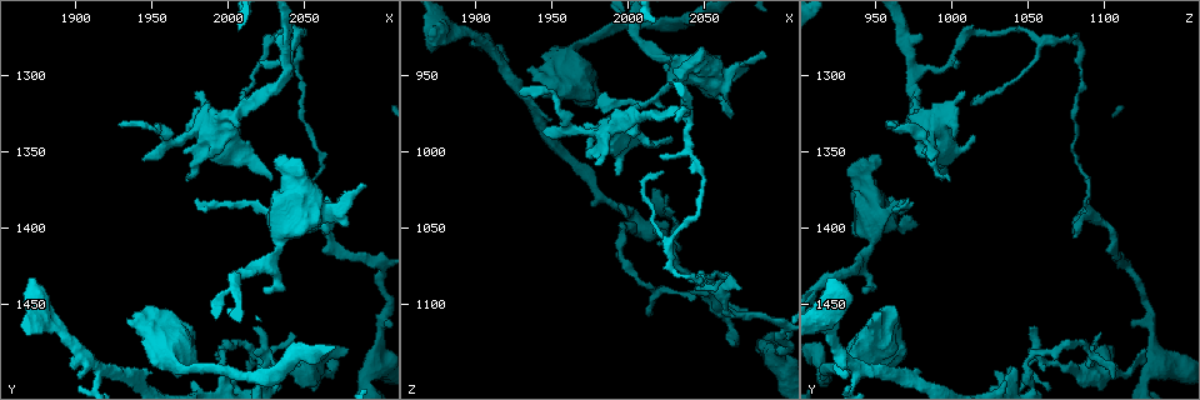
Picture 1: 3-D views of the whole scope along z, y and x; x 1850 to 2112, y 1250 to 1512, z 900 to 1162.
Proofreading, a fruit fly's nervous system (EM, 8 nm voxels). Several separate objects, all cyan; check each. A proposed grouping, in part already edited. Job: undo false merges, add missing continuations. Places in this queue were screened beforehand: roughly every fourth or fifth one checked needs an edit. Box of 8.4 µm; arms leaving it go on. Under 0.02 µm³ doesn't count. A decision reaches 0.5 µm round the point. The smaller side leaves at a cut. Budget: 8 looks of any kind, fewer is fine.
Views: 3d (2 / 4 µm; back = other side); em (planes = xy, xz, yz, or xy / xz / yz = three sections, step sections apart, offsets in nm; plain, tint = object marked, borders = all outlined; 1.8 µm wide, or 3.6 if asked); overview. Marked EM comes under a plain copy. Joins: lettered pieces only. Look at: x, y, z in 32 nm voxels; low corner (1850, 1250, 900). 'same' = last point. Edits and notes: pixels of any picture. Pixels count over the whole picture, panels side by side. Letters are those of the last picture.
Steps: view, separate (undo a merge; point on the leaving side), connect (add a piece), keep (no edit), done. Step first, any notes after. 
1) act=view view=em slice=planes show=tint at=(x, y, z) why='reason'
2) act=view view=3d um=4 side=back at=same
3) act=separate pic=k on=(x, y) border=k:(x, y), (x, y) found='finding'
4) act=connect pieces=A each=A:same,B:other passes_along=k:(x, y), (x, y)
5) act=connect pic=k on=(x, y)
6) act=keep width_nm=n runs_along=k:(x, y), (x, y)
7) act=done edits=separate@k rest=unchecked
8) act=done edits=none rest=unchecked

act=view view=3d um=2 at=(1914, 1490, 938) why='sharp bend'

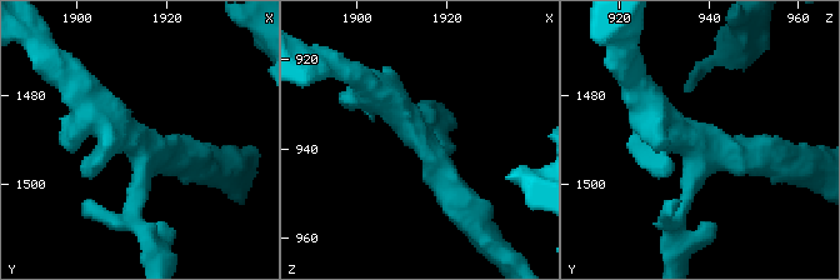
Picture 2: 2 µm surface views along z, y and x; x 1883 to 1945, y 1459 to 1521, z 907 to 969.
act=view view=em slice=planes show=borders at=(1914, 1491, 938)

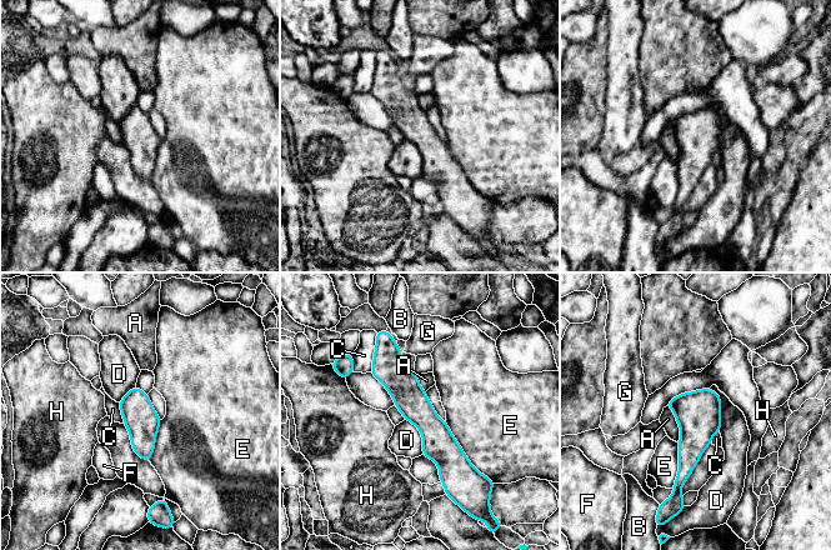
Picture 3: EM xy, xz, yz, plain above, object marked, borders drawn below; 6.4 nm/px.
act=keep each=A:other,B:other,C:other,D:other,E:other,F:other,G:other,H:other found='continuous, no second cell'

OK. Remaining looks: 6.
act=view view=3d um=2 side=back at=(1868, 1432, 920) why='an open end'

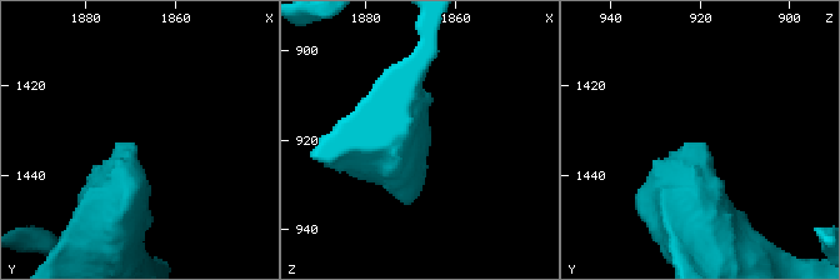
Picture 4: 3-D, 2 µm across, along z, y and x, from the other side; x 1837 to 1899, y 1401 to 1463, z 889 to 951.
act=view view=em slice=xz step=16 show=tint at=(1871, 1432, 920) why='shape alone is not enough'

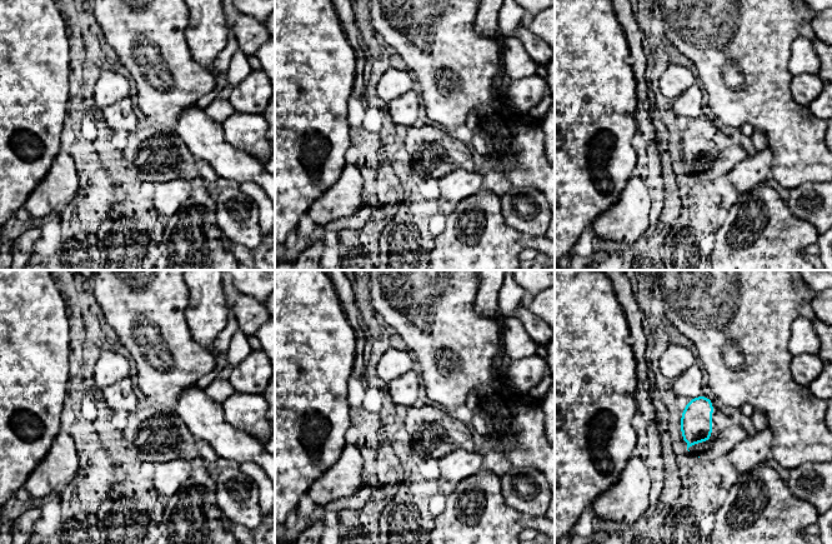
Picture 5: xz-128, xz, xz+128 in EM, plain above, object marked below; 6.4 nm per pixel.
act=view view=em slice=planes show=borders at=same

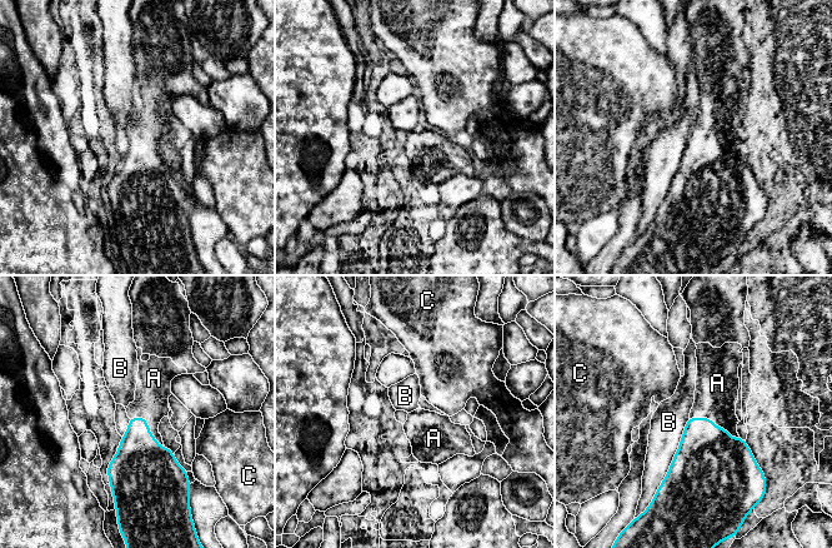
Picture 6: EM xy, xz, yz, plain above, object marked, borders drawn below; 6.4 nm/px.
act=connect pieces=A each=A:same,B:other,C:other found='the cell continues'

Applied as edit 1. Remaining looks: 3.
act=done edits=connect@6 rest=unchecked

